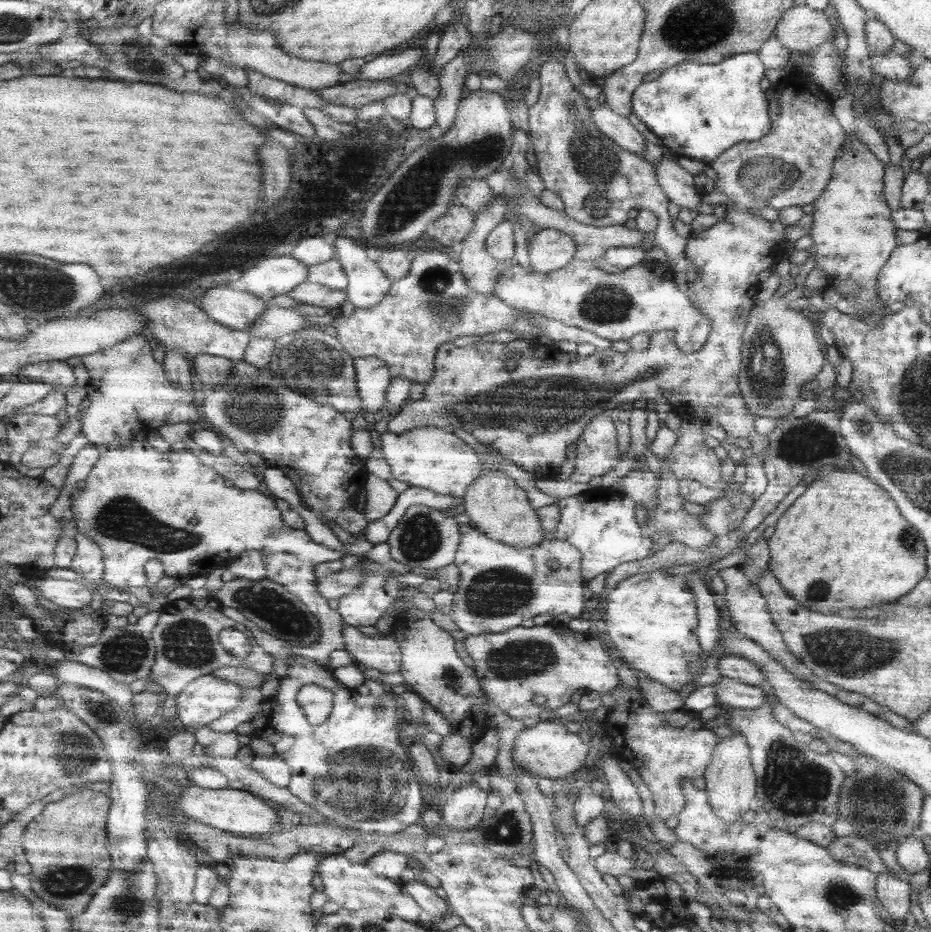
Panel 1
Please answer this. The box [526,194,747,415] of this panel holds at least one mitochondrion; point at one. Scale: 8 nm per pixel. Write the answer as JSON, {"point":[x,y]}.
{"point":[607,305]}

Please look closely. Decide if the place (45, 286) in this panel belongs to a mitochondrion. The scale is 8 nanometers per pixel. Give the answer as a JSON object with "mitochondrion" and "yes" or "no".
{"mitochondrion":"yes"}

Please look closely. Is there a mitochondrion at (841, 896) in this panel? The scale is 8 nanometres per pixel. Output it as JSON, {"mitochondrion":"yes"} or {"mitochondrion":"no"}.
{"mitochondrion":"yes"}

